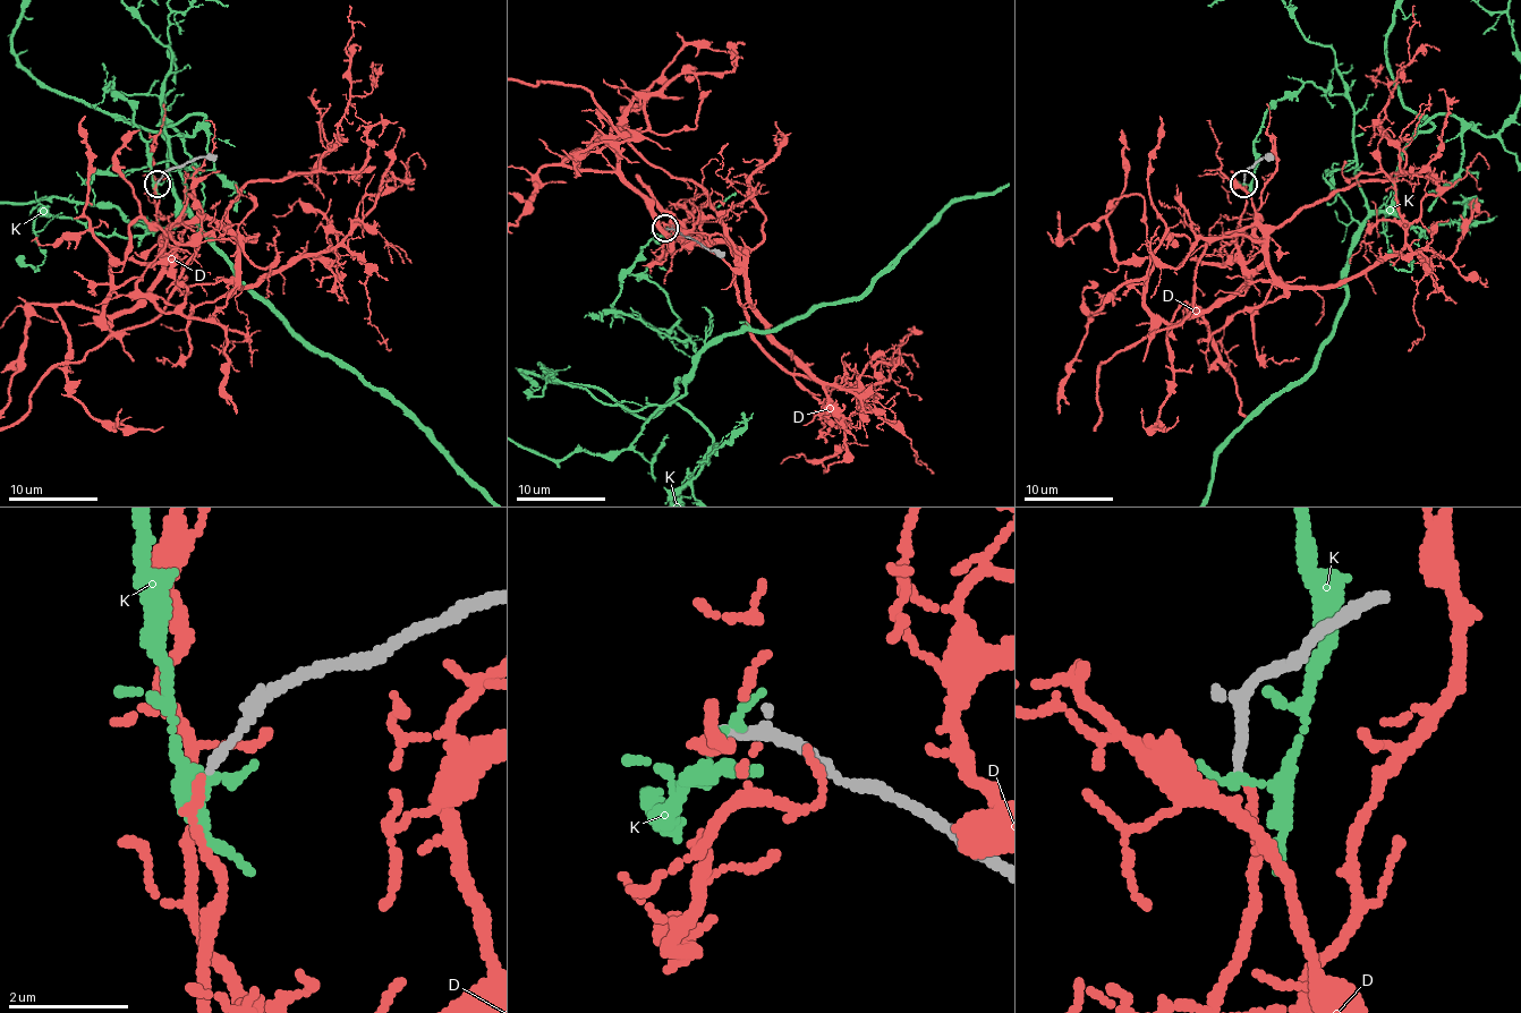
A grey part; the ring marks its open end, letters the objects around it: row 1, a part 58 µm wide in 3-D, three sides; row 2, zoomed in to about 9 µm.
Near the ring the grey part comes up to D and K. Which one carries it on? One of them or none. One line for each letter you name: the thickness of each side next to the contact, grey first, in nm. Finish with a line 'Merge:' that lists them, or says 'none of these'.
D: 130/130 nm
Merge: D

